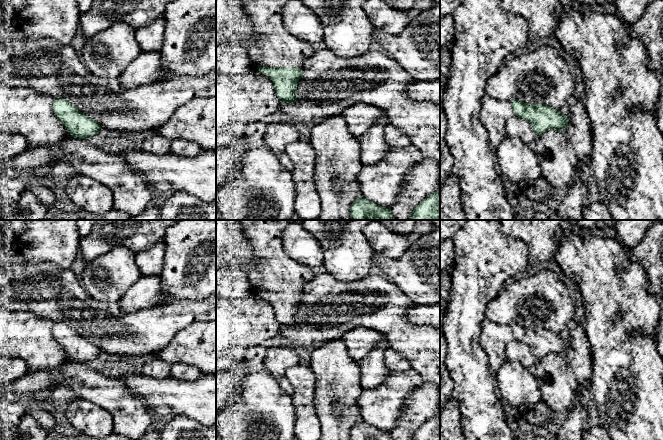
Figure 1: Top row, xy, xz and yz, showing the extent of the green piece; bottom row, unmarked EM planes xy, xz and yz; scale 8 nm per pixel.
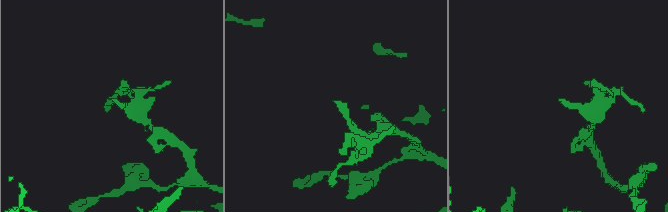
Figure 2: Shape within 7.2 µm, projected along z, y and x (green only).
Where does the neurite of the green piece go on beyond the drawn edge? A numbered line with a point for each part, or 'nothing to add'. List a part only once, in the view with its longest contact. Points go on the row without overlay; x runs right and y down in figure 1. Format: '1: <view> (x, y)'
1: xz (274, 270)

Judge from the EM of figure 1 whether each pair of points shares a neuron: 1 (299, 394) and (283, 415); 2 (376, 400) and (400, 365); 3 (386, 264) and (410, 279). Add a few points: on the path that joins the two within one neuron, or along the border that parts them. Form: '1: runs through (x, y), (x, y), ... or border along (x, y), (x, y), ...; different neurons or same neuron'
1: border along (290, 396), (295, 411), (294, 426); different neurons
2: border along (410, 368), (391, 371); different neurons
3: runs through (392, 268), (401, 270), (404, 273); same neuron

